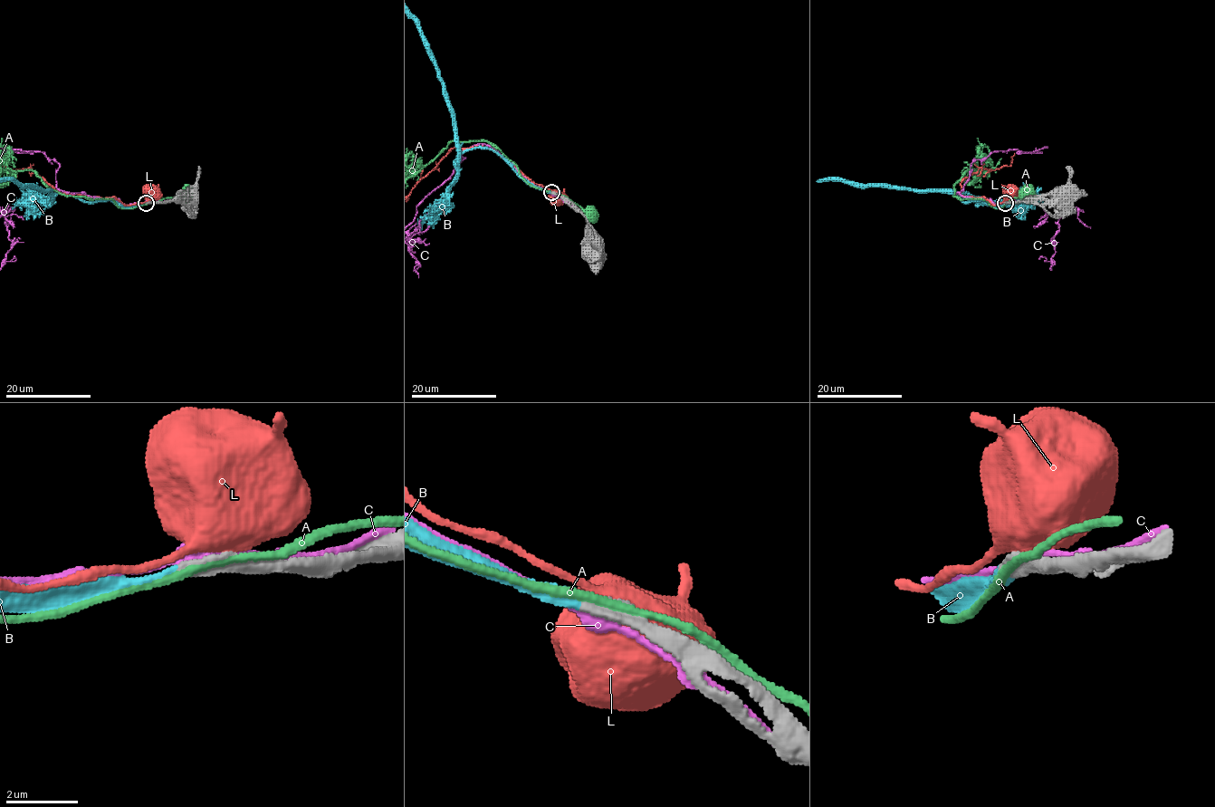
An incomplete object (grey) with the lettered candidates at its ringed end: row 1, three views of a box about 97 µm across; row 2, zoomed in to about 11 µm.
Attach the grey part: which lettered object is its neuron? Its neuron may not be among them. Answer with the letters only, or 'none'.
B

